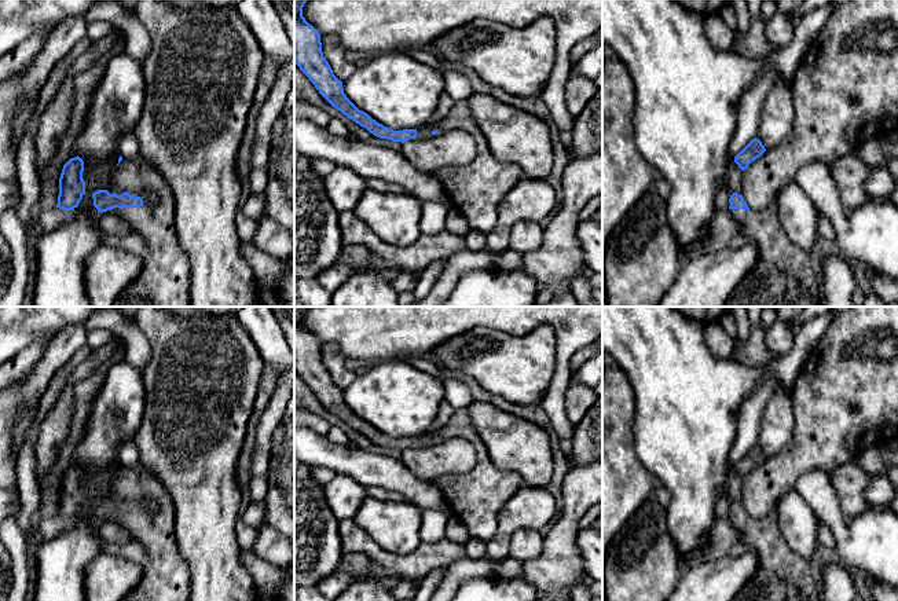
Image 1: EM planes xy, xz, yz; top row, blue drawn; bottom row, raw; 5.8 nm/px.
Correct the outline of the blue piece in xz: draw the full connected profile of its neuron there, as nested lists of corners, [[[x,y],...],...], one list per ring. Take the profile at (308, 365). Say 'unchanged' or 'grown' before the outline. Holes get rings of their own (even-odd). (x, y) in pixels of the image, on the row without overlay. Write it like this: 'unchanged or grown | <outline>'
grown | [[[294,307],[294,371],[333,415],[380,447],[404,451],[410,447],[441,444],[455,436],[470,441],[477,454],[476,466],[466,473],[441,476],[435,484],[446,495],[452,516],[468,528],[469,538],[490,540],[496,534],[499,512],[523,487],[521,476],[516,472],[503,472],[491,462],[468,408],[455,410],[450,421],[439,430],[403,439],[386,436],[359,418],[347,406],[342,389],[333,382],[323,364],[319,340],[303,325],[307,308]]]

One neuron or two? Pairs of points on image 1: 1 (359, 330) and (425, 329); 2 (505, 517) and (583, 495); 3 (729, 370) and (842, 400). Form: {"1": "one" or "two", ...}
{"1": "one", "2": "two", "3": "two"}

